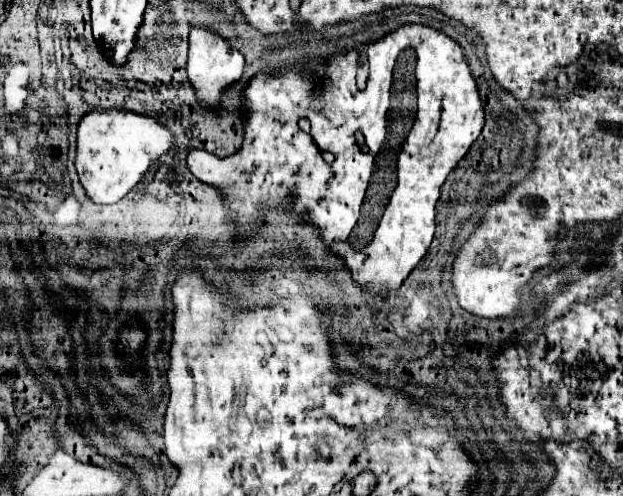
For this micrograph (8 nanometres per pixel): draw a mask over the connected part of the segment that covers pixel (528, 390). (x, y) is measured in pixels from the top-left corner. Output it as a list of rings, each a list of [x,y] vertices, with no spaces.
[[[504,347],[504,353],[494,359],[494,367],[498,371],[498,377],[504,385],[502,397],[504,397],[504,405],[508,411],[510,419],[516,419],[520,429],[526,431],[526,441],[534,441],[540,443],[542,437],[548,437],[548,441],[552,441],[552,427],[550,427],[550,415],[548,409],[542,405],[542,395],[534,395],[532,393],[532,383],[530,383],[530,367],[522,365],[520,361],[520,351],[516,347]]]

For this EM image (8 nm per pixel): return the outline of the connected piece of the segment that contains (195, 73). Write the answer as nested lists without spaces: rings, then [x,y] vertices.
[[[192,25],[186,73],[200,103],[204,103],[206,107],[218,107],[220,93],[242,77],[242,69],[244,69],[244,55],[240,51],[236,51],[224,37],[216,35],[212,29],[202,25]]]

